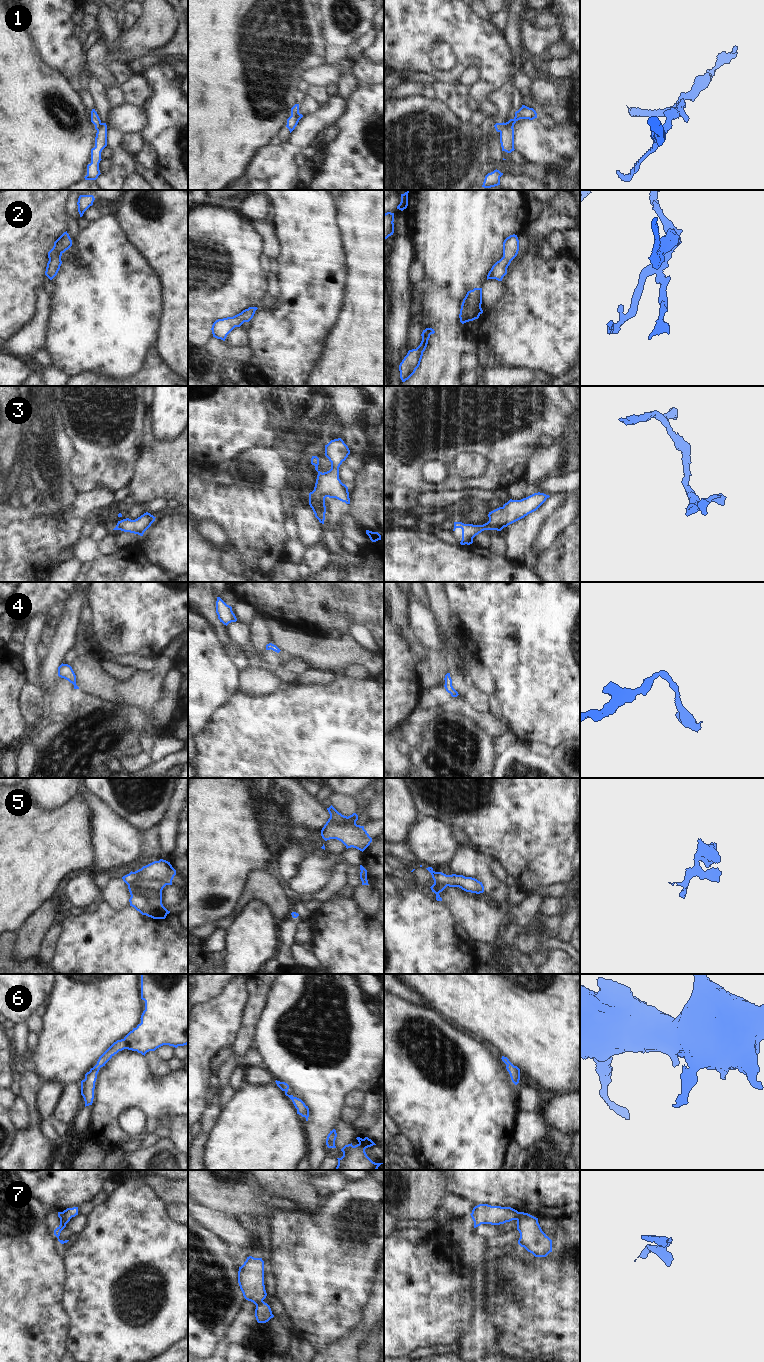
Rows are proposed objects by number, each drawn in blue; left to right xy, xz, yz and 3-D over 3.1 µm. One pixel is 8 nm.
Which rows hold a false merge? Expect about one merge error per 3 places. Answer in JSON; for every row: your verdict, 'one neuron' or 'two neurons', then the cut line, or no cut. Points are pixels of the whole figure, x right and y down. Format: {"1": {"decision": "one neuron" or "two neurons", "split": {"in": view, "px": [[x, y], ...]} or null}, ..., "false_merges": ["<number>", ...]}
{"1": {"decision": "two neurons", "split": {"in": "yz", "px": [[512, 126], [505, 123], [499, 131]]}}, "2": {"decision": "one neuron", "split": null}, "3": {"decision": "one neuron", "split": null}, "4": {"decision": "one neuron", "split": null}, "5": {"decision": "one neuron", "split": null}, "6": {"decision": "one neuron", "split": null}, "7": {"decision": "two neurons", "split": {"in": "yz", "px": [[518, 1212], [516, 1219]]}}, "false_merges": ["1", "7"]}

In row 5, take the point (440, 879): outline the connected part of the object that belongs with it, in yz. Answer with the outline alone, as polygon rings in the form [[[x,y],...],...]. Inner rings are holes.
[[[432,867],[426,868],[432,875],[434,884],[430,887],[432,892],[436,894],[436,900],[442,901],[439,893],[447,886],[459,887],[466,892],[480,894],[484,892],[482,882],[472,877],[465,877],[463,875],[446,875],[442,872],[435,872]]]

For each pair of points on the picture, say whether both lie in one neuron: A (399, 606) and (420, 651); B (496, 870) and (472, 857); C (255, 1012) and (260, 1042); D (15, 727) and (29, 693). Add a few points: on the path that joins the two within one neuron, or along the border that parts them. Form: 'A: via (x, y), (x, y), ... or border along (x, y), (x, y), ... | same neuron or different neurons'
A: via (399, 617), (410, 640) | same neuron
B: border along (490, 861), (490, 872), (500, 882) | different neurons
C: border along (266, 1000), (265, 1006), (255, 1025), (252, 1044) | different neurons
D: border along (21, 712), (24, 717) | different neurons

